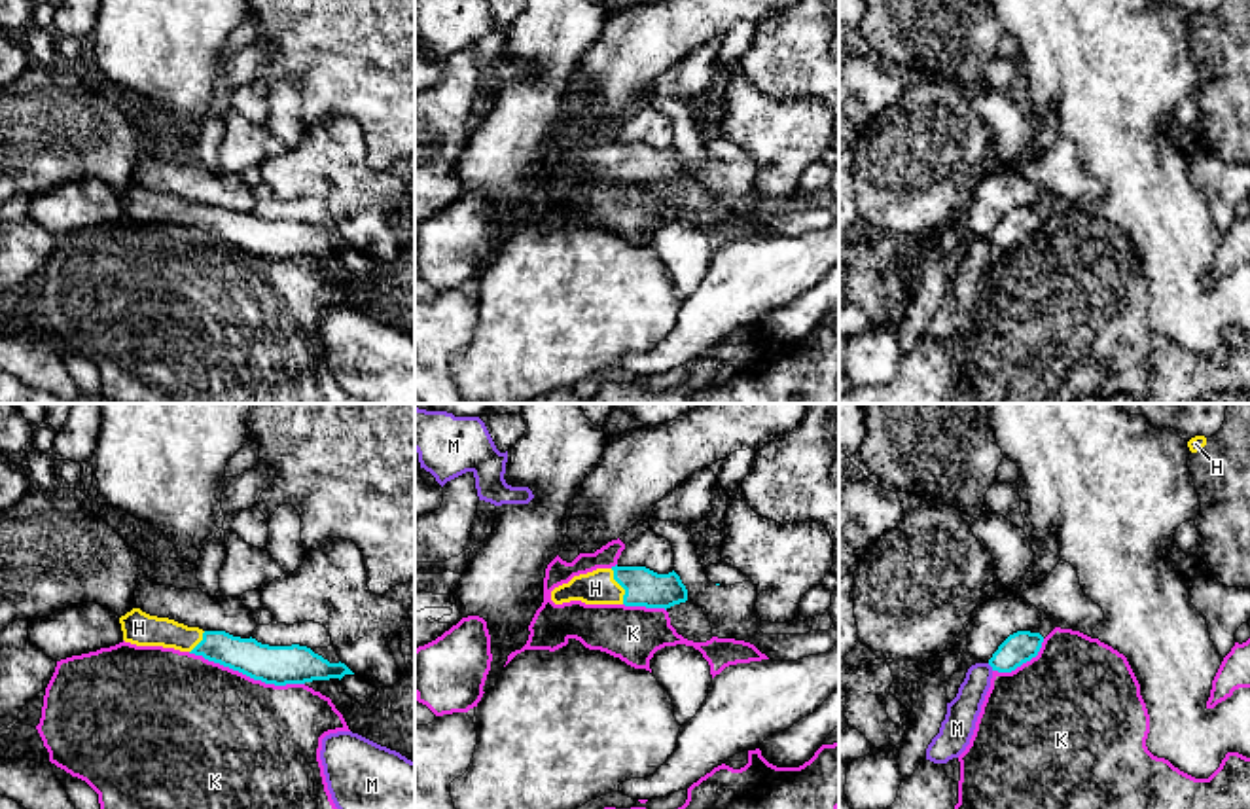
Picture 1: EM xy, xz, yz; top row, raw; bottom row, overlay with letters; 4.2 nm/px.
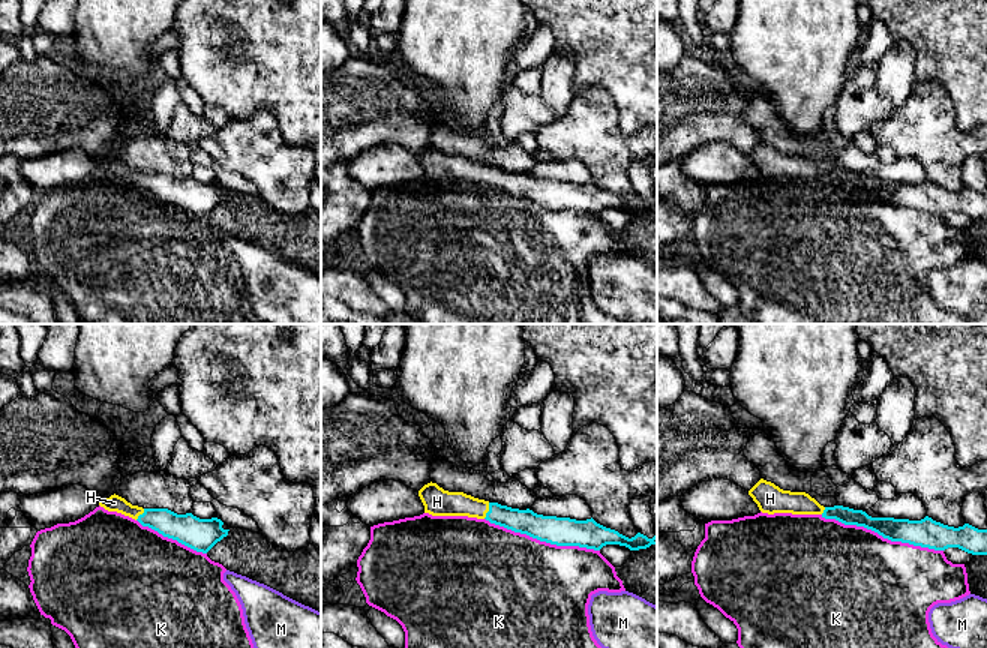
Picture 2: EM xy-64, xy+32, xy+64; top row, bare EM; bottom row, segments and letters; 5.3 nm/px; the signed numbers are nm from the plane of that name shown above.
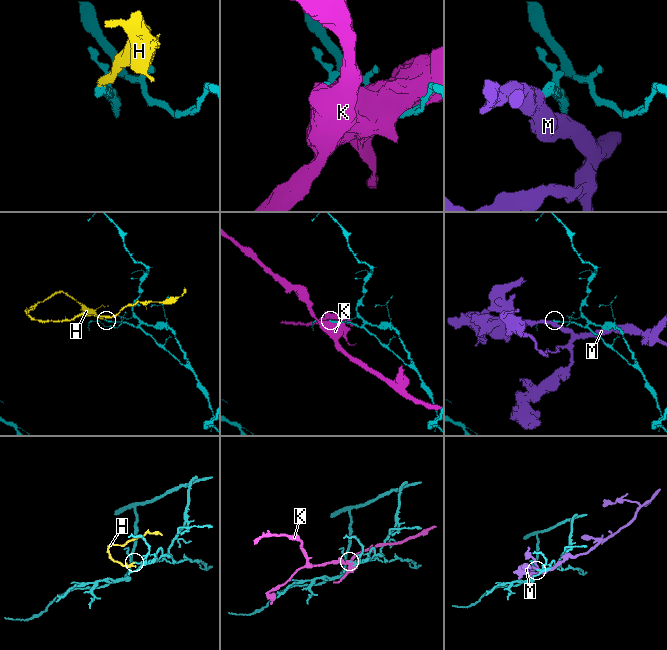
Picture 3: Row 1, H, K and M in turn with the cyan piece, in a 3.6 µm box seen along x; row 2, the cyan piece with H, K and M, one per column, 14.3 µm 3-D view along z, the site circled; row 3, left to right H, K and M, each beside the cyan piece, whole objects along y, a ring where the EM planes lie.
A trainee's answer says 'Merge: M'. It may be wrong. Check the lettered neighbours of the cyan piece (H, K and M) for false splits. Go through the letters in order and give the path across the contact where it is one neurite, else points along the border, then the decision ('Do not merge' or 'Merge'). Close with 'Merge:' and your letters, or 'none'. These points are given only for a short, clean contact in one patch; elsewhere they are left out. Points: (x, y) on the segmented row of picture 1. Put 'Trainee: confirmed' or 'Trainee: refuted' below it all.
H: Path across: xz (642, 588), (620, 584), (595, 588). Merge
K: Do not merge
M: Boundary: yz (987, 664), (993, 669). Do not merge
Merge: H
Trainee: refuted

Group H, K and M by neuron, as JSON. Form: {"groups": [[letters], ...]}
{"groups": [["H"], ["K"], ["M"]]}

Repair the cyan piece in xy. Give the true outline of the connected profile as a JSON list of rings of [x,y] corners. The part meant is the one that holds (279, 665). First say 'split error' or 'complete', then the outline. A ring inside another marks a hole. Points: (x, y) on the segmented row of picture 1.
split error; [[[133,608],[119,618],[123,640],[203,656],[265,684],[286,686],[354,674],[345,663],[330,663],[307,646],[269,646],[225,631],[203,631]]]

